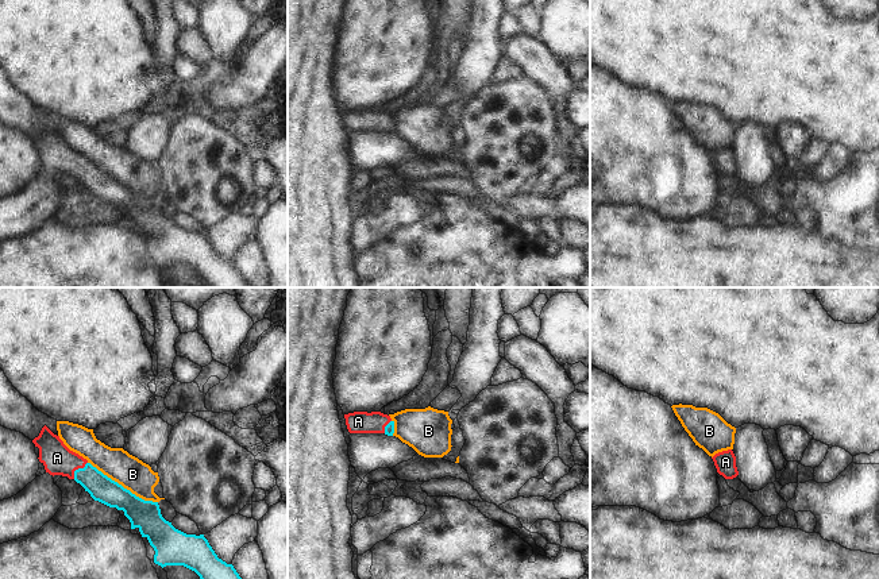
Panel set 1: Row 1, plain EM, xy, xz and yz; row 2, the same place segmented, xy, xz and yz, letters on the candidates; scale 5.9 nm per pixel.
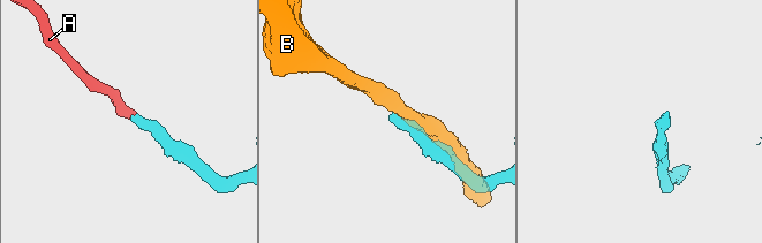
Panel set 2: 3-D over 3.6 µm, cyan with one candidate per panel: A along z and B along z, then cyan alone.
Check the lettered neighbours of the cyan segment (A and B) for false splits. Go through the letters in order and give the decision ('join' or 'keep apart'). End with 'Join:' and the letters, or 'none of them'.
A: join
B: keep apart
Join: A

